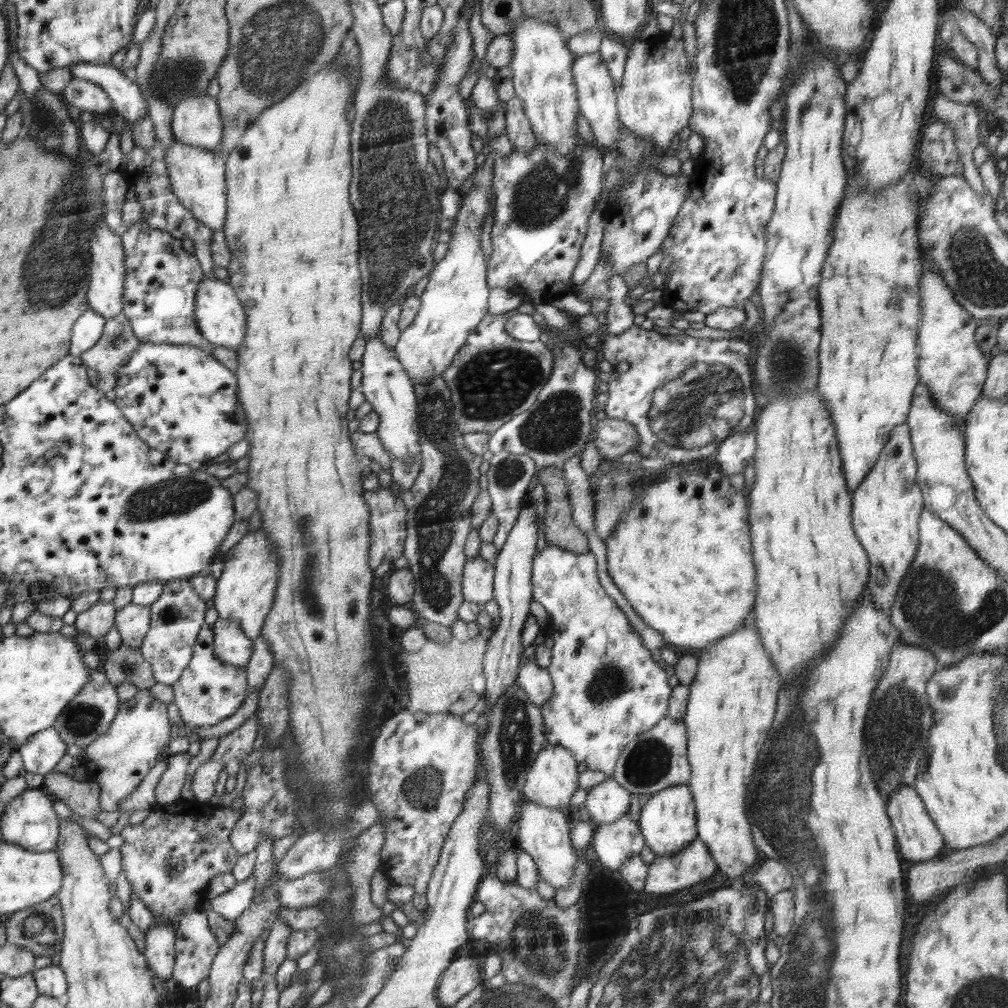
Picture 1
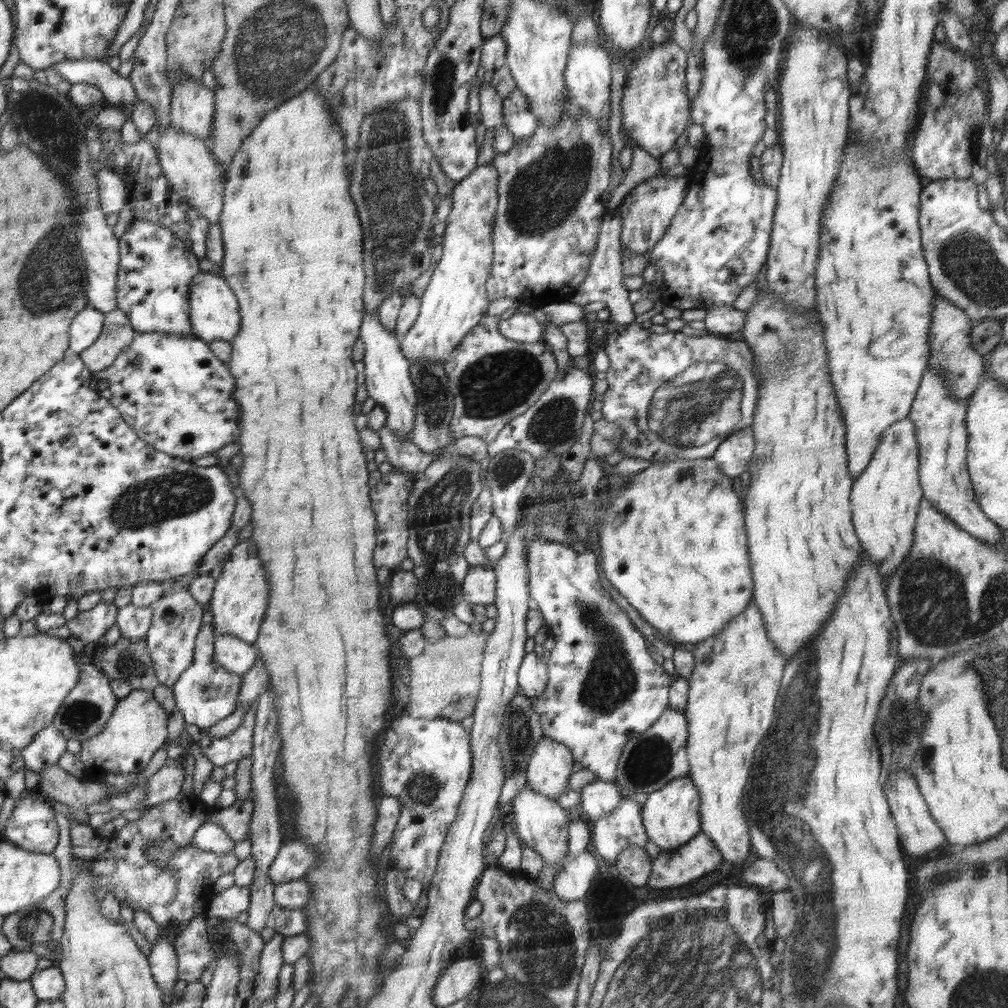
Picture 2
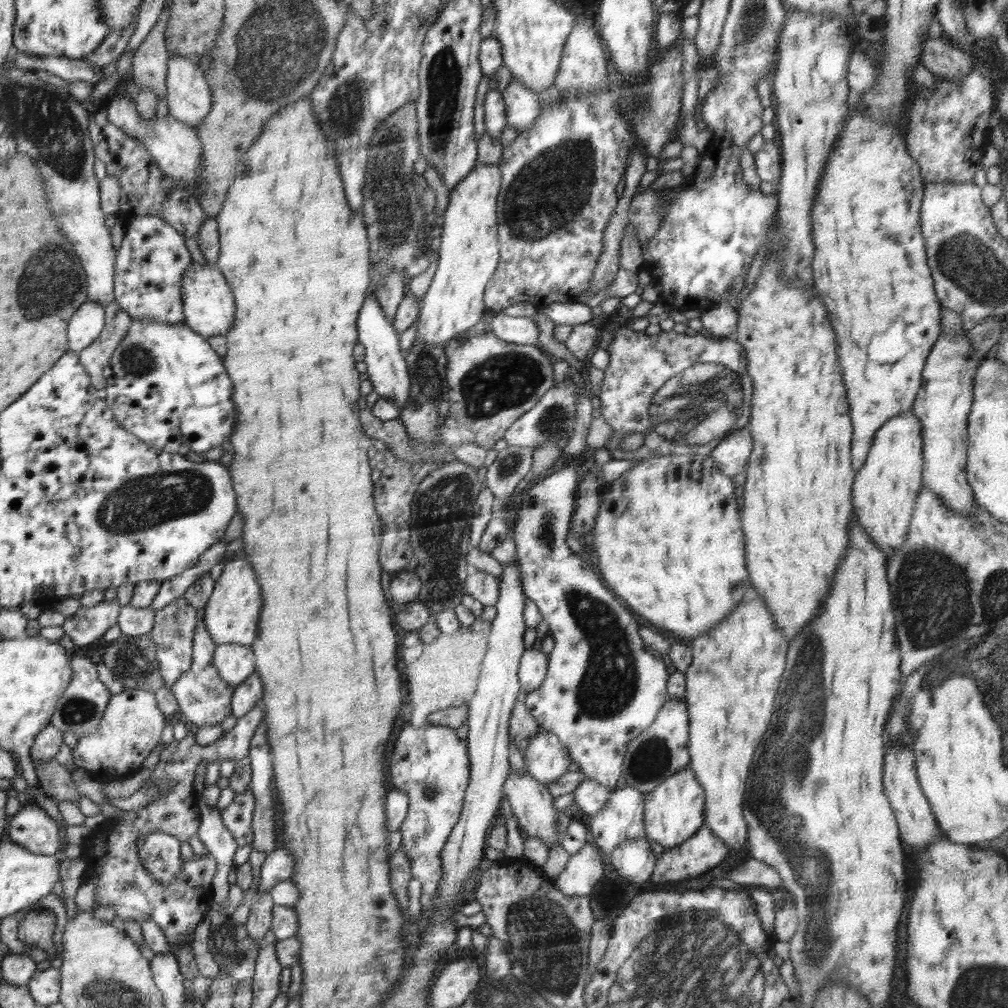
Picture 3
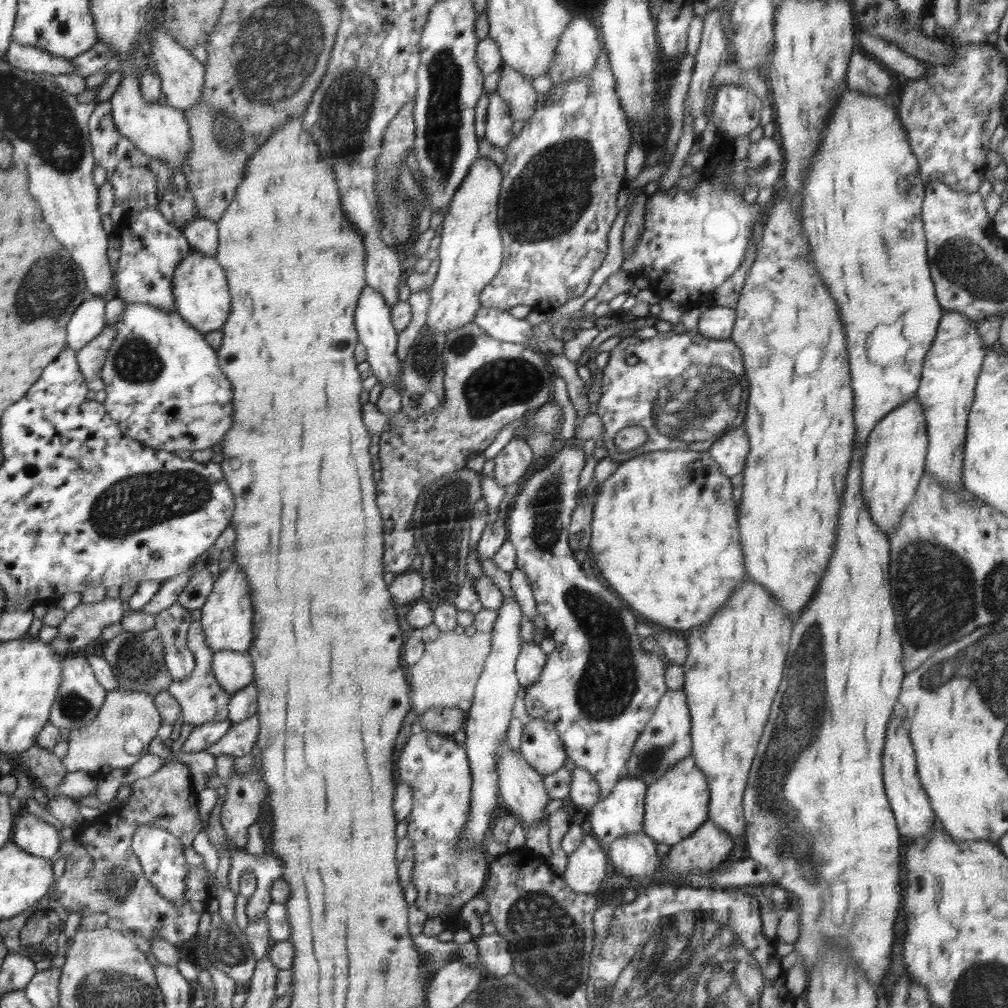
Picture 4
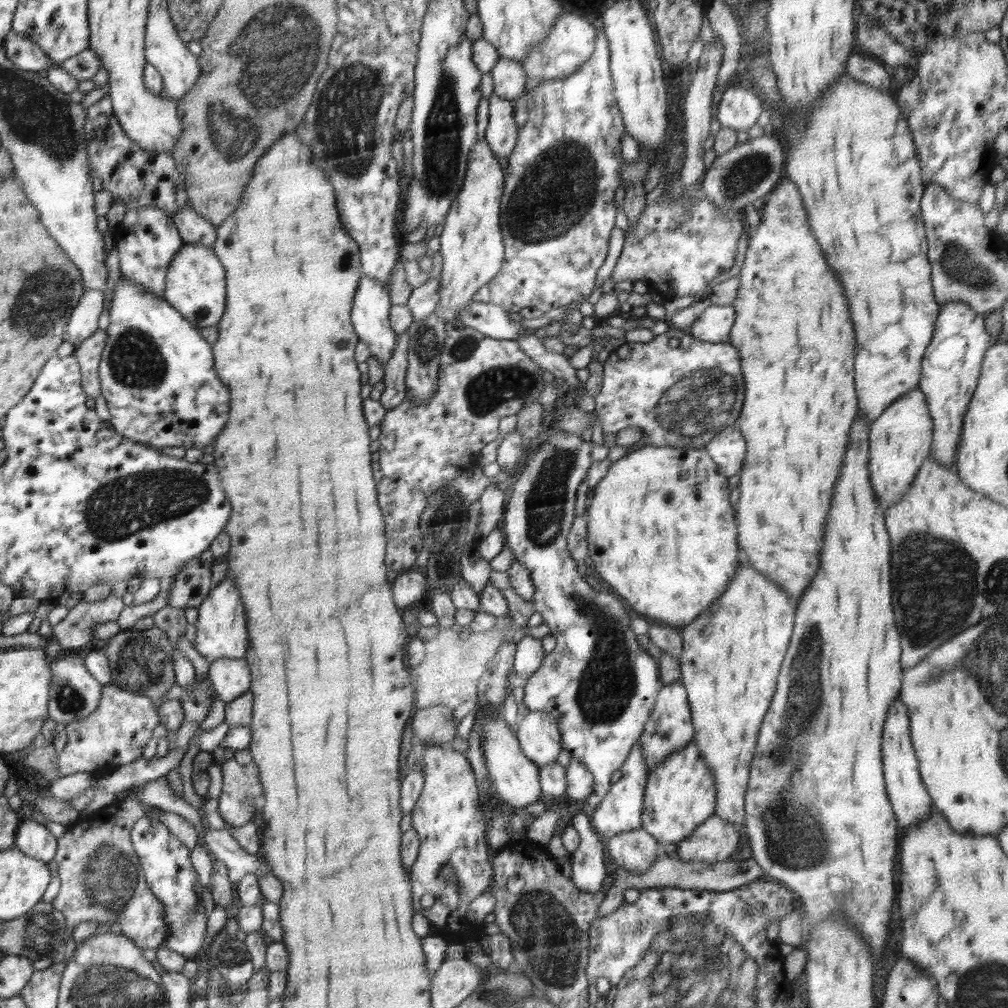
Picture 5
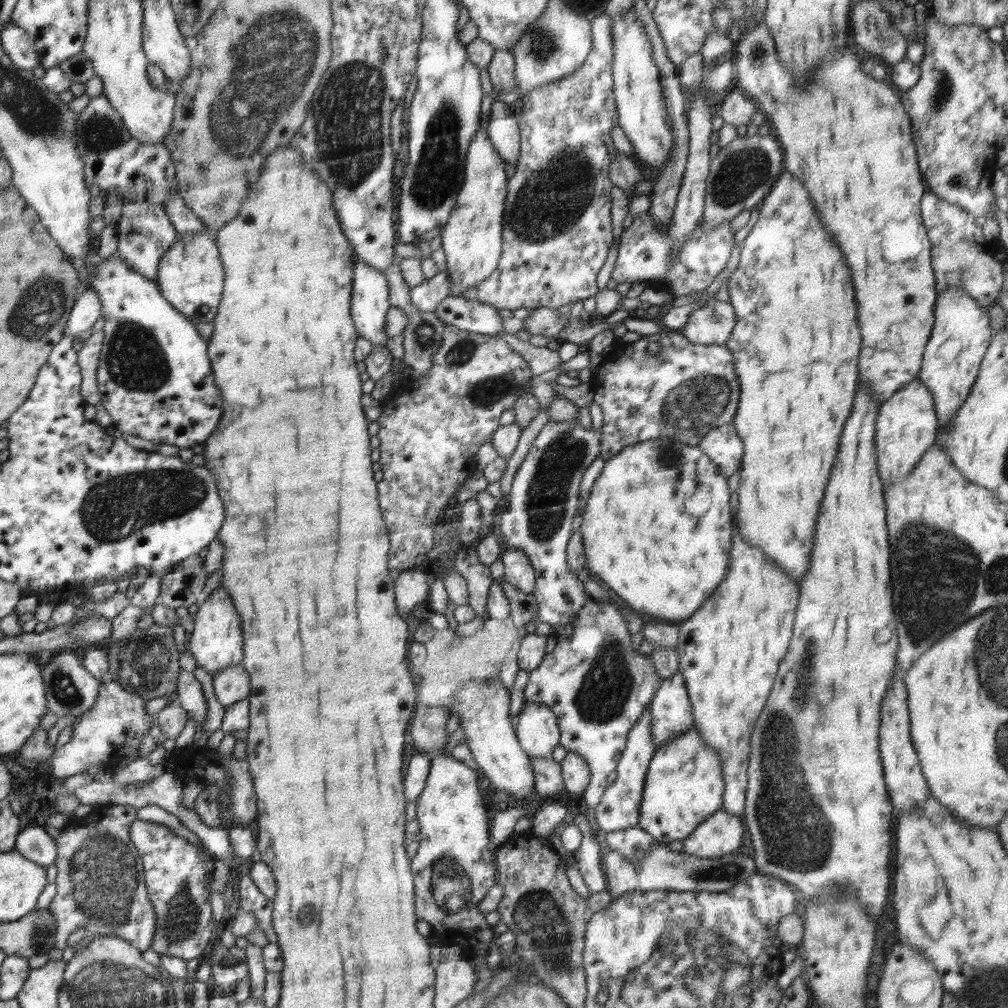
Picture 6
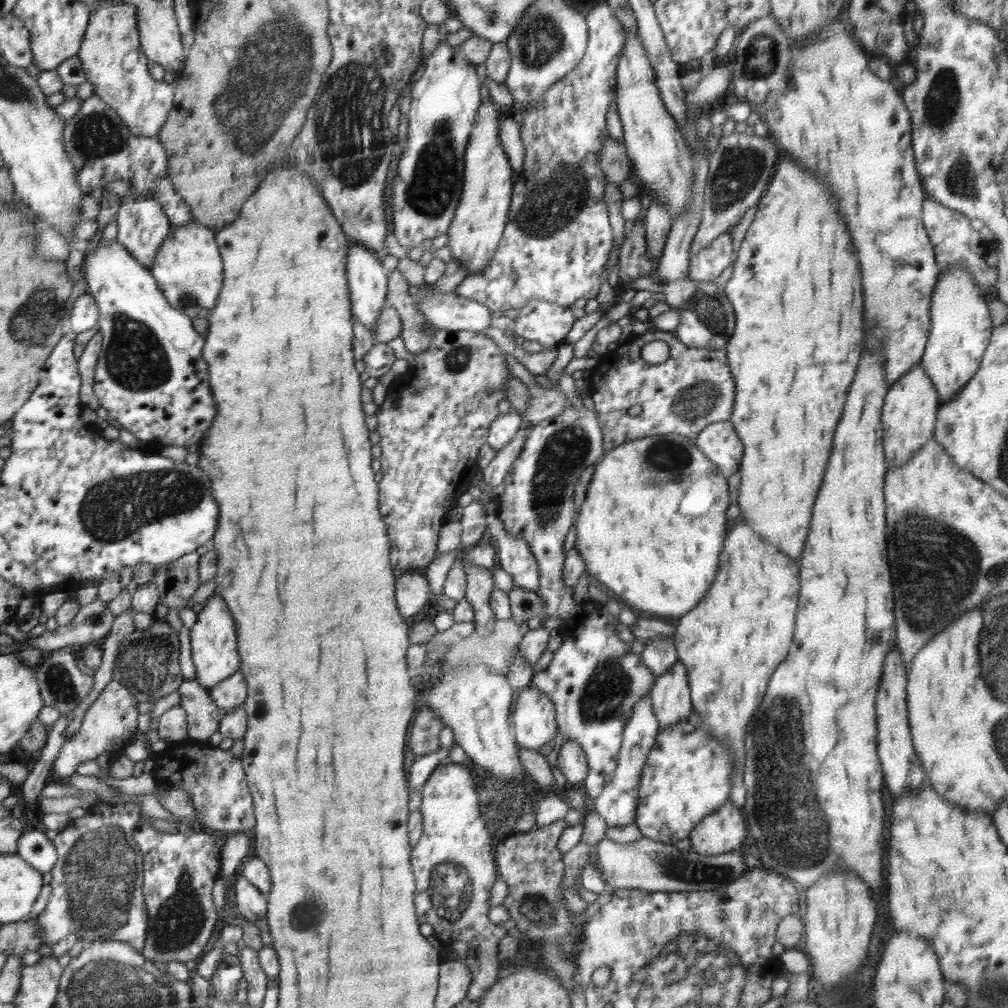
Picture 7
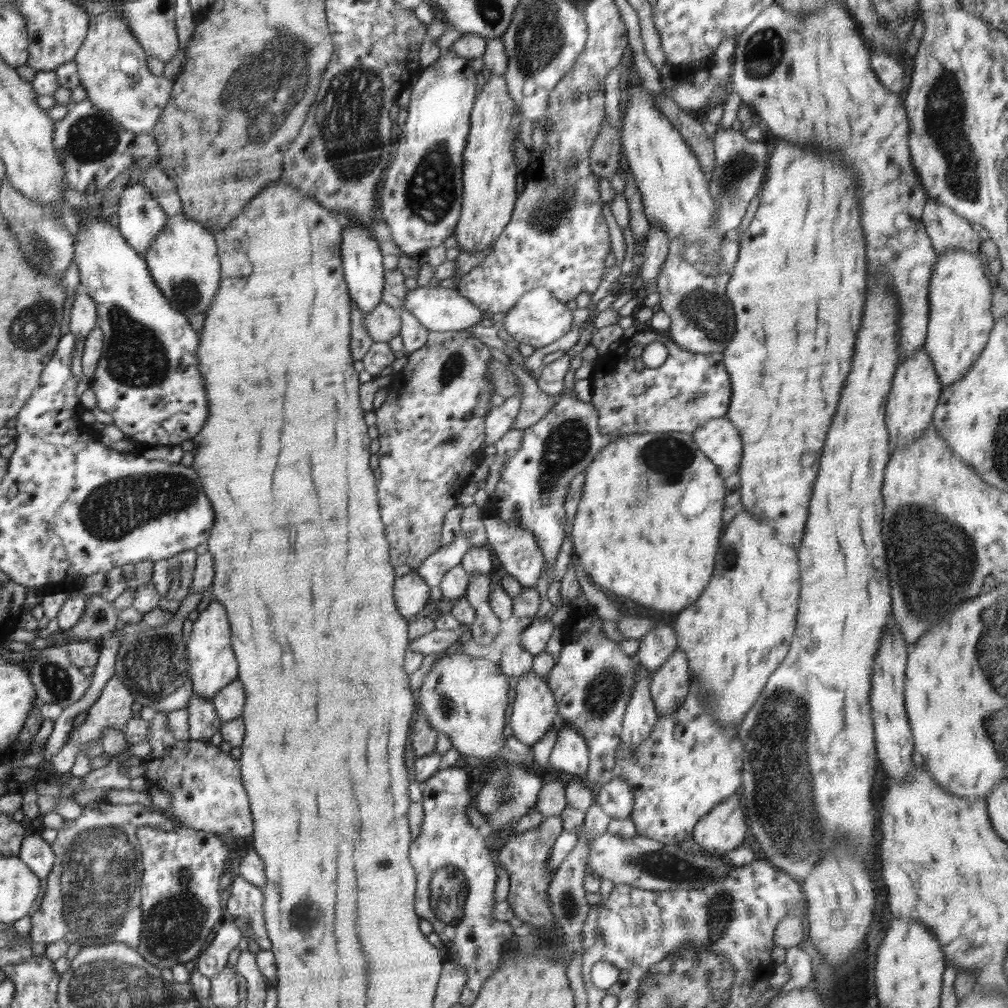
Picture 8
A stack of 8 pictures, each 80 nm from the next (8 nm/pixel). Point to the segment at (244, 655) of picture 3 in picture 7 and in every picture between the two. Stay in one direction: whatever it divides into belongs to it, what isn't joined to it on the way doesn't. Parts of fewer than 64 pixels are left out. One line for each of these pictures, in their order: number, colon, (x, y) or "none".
4: (233, 671)
5: (230, 678)
6: (231, 685)
7: (231, 693)

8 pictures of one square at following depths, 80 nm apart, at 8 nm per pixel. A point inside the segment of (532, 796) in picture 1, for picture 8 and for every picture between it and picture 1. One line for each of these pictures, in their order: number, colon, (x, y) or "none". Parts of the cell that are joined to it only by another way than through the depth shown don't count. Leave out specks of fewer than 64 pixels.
2: (550, 767)
3: (546, 758)
4: (541, 747)
5: (539, 737)
6: (536, 728)
7: (533, 724)
8: (534, 707)

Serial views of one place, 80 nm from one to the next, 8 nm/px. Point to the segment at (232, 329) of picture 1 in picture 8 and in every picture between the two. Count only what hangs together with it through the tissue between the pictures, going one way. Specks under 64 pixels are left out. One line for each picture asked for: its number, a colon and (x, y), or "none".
2: (215, 314)
3: (209, 306)
4: (202, 297)
5: (196, 286)
6: (191, 277)
7: (188, 267)
8: (183, 260)

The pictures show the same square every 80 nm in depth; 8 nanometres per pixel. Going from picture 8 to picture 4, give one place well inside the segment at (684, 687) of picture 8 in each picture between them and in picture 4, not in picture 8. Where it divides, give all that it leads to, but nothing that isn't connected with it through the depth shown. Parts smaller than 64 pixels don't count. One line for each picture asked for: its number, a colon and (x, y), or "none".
4: (666, 740)
5: (670, 728)
6: (671, 713)
7: (670, 696)

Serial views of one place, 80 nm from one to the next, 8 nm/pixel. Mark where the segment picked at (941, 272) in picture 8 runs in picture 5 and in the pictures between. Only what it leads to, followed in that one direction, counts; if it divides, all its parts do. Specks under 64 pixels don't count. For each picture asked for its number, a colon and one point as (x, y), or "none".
5: (950, 370)
6: (961, 333)
7: (961, 325)

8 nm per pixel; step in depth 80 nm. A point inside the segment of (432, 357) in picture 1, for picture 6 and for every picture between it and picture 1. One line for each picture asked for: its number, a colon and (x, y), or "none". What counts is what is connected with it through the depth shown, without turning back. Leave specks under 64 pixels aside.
2: (455, 300)
3: (469, 254)
4: (470, 254)
5: (471, 244)
6: (472, 238)

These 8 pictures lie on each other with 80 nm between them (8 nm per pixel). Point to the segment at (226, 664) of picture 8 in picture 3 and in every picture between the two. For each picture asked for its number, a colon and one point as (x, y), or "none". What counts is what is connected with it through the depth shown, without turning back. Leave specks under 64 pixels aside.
3: (232, 614)
4: (227, 616)
5: (222, 627)
6: (216, 642)
7: (215, 656)

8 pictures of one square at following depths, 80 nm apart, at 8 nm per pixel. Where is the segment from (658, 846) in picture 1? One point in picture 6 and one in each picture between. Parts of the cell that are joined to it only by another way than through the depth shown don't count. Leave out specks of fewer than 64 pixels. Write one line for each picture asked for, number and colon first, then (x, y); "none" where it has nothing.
2: (670, 816)
3: (673, 811)
4: (677, 804)
5: (680, 794)
6: (683, 786)

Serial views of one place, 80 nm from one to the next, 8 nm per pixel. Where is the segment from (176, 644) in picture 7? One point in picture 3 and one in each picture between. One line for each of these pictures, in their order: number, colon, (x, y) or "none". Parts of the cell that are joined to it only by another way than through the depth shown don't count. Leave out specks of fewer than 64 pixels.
3: (132, 660)
4: (137, 660)
5: (140, 662)
6: (146, 663)

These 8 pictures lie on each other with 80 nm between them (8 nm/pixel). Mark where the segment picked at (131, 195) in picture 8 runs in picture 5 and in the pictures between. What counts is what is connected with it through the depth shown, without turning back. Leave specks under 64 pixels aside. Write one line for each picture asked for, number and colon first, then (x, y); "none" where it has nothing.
5: (151, 239)
6: (145, 231)
7: (143, 226)

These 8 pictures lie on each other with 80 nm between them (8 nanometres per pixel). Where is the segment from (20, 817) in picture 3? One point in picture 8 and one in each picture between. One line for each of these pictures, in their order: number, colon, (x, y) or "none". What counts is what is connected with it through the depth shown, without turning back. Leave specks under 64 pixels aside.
4: (31, 833)
5: (33, 839)
6: (33, 843)
7: (34, 847)
8: (38, 855)

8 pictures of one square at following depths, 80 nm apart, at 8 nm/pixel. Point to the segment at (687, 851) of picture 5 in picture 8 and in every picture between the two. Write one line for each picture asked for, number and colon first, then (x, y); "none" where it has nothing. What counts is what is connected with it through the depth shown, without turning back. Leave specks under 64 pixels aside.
6: (720, 834)
7: (722, 831)
8: (723, 829)

